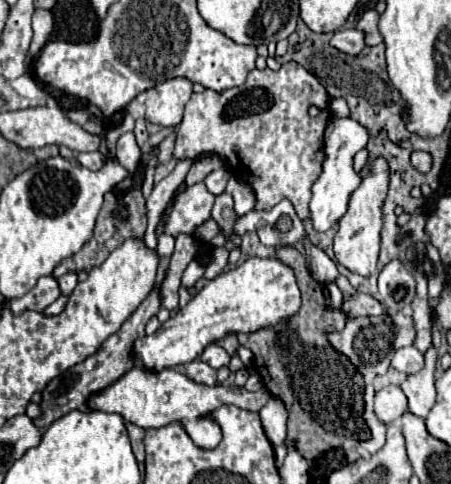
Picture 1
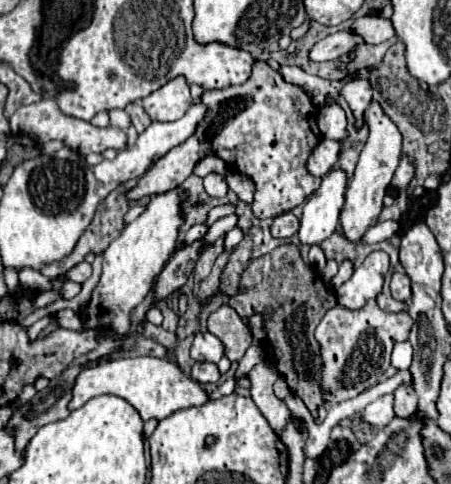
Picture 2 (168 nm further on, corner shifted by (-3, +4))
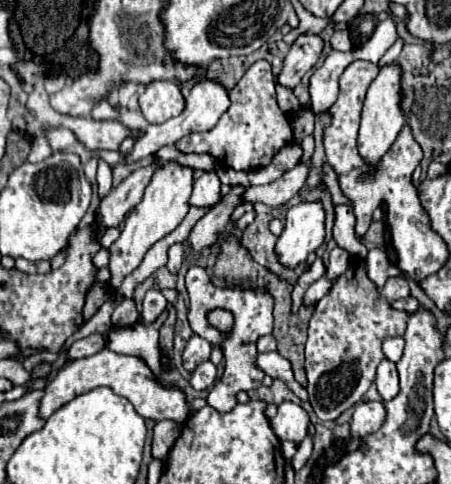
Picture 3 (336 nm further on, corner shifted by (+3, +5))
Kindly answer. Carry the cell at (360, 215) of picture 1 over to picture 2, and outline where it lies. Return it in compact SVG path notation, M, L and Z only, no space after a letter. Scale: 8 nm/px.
M373 101L369 105L365 119L367 119L365 123L369 127L369 137L359 155L355 175L347 187L345 207L341 211L343 235L349 241L359 241L363 237L363 233L377 223L377 217L383 209L383 197L387 193L387 187L393 179L393 173L395 173L395 169L399 165L399 157L401 157L401 133L397 129L397 125L383 113L383 109L377 101Z

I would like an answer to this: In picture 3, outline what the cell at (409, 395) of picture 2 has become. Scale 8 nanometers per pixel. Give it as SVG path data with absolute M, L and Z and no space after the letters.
M383 360L379 364L375 384L377 384L377 390L383 398L383 402L389 402L391 398L395 398L399 394L399 376L397 376L397 368L393 362Z

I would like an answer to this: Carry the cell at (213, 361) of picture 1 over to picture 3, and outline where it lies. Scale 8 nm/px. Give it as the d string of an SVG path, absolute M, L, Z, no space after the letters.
M193 334L185 346L185 352L183 352L185 370L193 372L201 362L209 360L209 354L211 354L211 344L205 338Z

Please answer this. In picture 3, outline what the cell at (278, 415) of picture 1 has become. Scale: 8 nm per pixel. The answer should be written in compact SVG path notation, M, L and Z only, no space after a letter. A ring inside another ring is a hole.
M199 266L189 268L187 276L185 276L185 284L187 284L187 292L189 292L189 300L191 300L191 310L189 310L189 324L193 328L195 334L207 338L209 342L215 342L217 346L221 346L223 356L225 356L225 372L221 376L221 380L213 386L213 390L207 396L207 404L219 412L231 410L237 402L237 392L245 390L257 390L261 388L263 376L265 372L257 366L257 340L261 336L271 334L273 330L273 298L271 294L267 294L265 290L241 290L241 288L217 288L211 284L207 272ZM213 308L225 308L229 312L233 312L235 316L235 326L229 338L223 338L215 328L209 326L207 322L207 312Z

